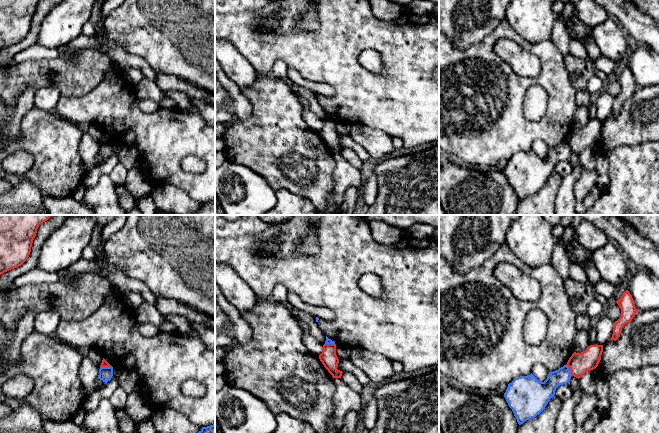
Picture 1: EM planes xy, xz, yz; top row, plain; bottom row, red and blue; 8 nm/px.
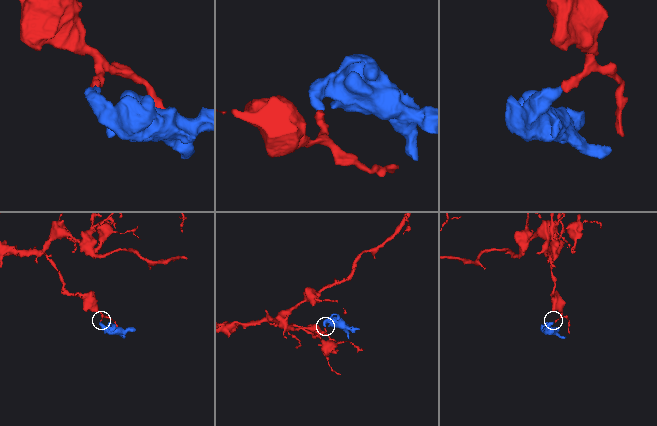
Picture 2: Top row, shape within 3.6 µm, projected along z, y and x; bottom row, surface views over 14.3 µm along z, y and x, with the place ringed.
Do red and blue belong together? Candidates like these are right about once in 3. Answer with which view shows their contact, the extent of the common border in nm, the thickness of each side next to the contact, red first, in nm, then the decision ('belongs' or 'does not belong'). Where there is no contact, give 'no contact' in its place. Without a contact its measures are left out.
contact in yz; length 110 nm; calibres 180 and 140 nm; does not belong

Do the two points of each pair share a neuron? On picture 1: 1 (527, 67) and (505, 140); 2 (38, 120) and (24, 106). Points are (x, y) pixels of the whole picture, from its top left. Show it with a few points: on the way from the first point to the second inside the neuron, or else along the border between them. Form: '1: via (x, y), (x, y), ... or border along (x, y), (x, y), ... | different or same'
1: border along (505, 62), (520, 76), (536, 76), (541, 69) | different
2: border along (33, 107), (21, 121), (21, 133) | different

